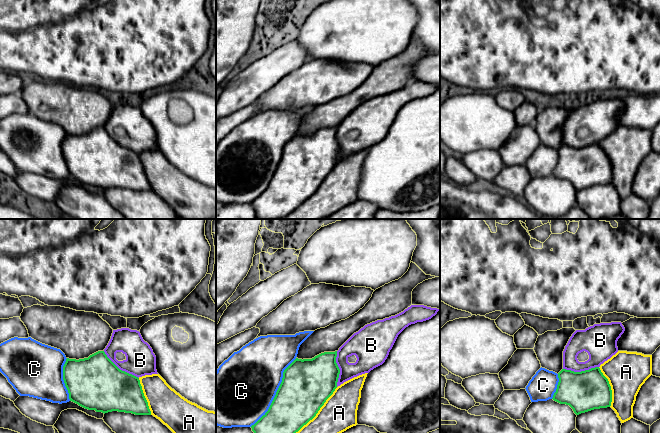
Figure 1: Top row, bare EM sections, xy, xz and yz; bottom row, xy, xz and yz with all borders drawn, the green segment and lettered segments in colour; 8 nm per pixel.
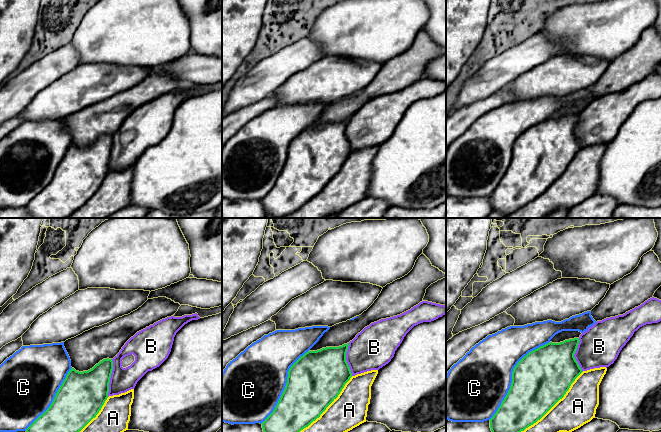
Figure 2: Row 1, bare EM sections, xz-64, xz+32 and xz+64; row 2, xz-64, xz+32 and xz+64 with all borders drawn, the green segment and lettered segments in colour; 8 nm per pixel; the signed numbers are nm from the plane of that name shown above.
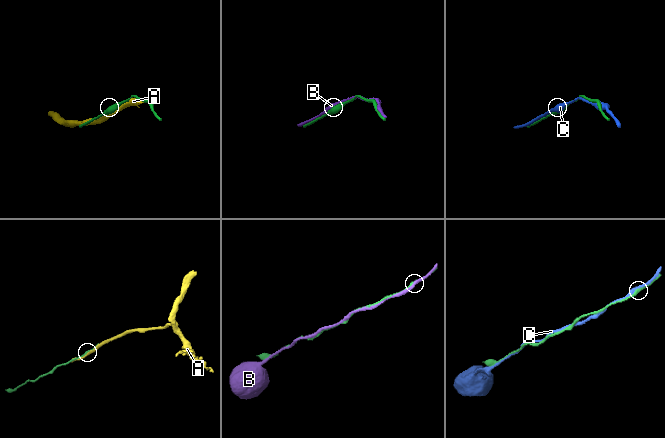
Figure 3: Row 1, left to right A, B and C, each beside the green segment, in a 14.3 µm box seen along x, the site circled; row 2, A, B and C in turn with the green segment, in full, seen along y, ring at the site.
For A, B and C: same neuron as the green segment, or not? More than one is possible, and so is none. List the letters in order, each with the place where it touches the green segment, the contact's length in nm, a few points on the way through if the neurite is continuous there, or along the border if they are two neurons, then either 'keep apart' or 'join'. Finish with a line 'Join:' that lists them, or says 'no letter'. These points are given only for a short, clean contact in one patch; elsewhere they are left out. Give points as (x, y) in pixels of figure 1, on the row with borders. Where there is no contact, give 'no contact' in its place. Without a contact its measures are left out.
A: meets green in xz at (318, 410); contact 500 nm long; keep apart
B: meets green in xy at (119, 369); contact 360 nm long; keep apart
C: meets green in xz at (276, 393); contact 650 nm long; keep apart
Join: no letter

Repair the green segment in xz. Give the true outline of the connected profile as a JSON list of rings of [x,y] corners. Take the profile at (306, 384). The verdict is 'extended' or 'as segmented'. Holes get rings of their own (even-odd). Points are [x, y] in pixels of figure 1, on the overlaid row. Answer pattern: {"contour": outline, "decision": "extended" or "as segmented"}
{"contour": [[[337,351],[324,352],[312,359],[296,358],[283,372],[282,382],[268,411],[251,426],[254,433],[296,433],[312,420],[337,388],[340,369],[336,363]]], "decision": "as segmented"}

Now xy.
{"contour": [[[104,351],[79,360],[67,358],[63,380],[70,401],[85,409],[151,415],[139,378],[120,370]]], "decision": "as segmented"}

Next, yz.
{"contour": [[[599,367],[574,372],[562,369],[553,400],[569,405],[576,415],[611,406],[612,390]]], "decision": "as segmented"}

